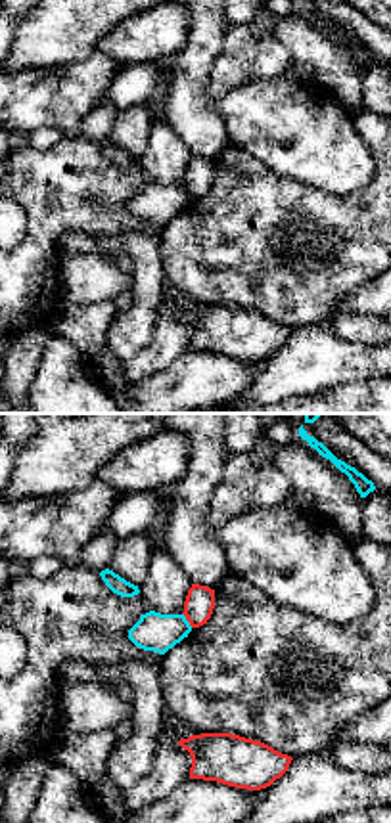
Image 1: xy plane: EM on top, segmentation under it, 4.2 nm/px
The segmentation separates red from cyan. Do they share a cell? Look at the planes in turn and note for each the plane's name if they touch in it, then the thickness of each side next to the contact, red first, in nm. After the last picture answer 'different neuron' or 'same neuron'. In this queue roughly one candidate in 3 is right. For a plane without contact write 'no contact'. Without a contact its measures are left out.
contact in xy; calibres 130 and 160 nm

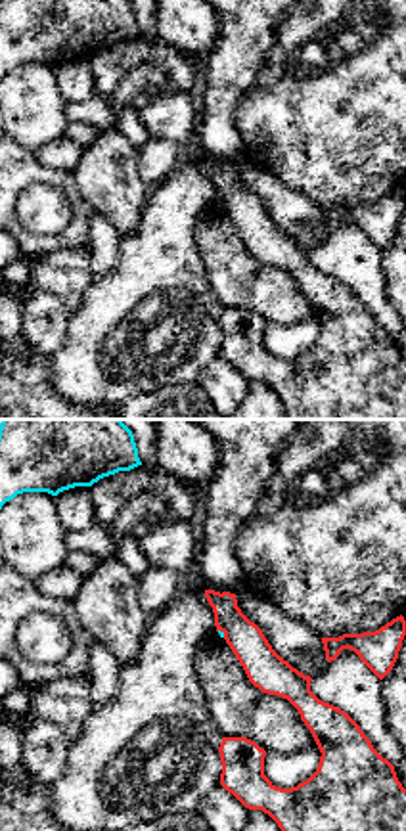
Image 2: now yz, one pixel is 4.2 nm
contact in yz; calibres 160 and 20 nm

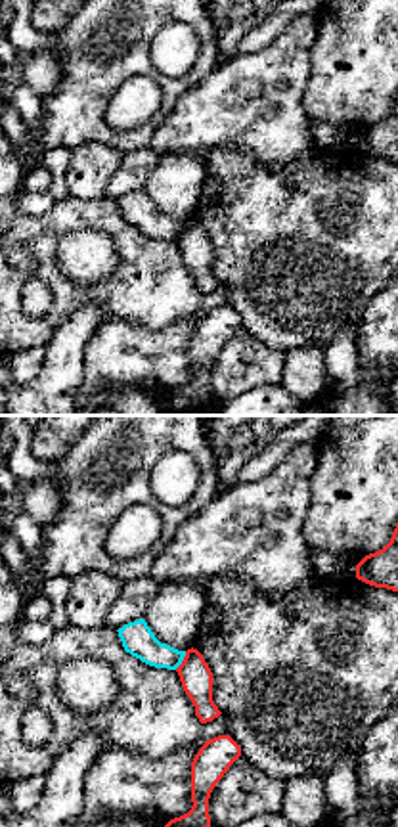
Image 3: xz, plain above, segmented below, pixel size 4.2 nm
contact in xz; calibres 140 and 140 nm

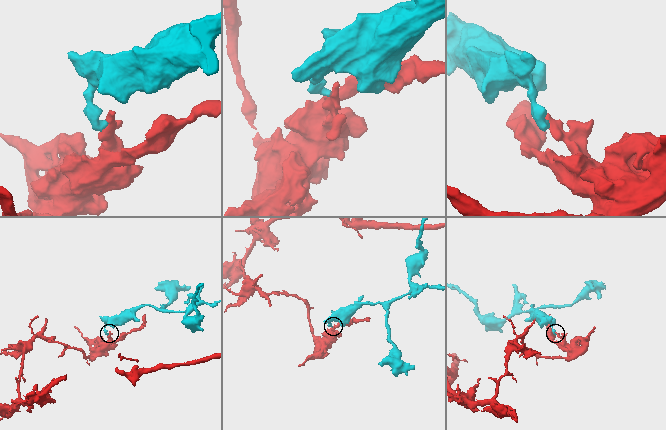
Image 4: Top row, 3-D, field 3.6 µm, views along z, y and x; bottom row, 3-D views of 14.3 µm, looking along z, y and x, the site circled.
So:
different neuron

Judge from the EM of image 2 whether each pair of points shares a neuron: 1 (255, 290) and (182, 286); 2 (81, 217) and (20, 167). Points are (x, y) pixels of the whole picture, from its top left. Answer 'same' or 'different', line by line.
1: different
2: same

